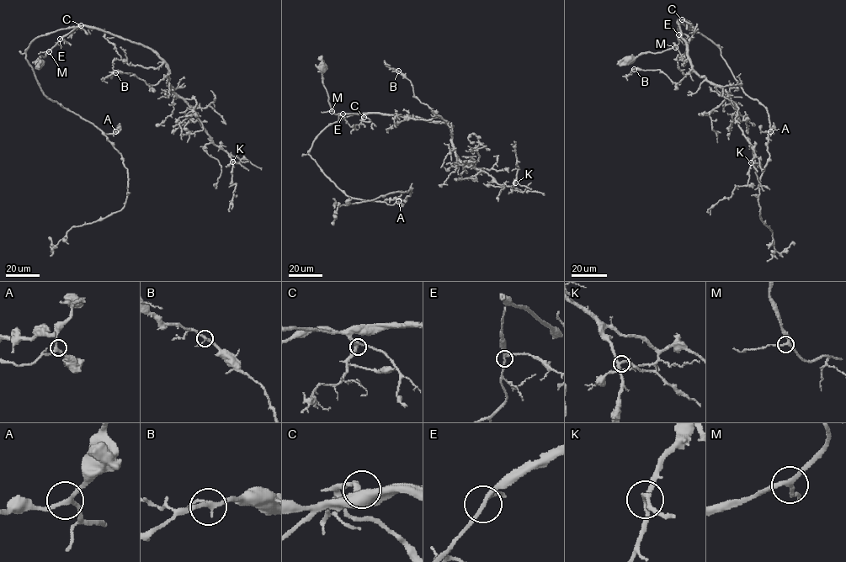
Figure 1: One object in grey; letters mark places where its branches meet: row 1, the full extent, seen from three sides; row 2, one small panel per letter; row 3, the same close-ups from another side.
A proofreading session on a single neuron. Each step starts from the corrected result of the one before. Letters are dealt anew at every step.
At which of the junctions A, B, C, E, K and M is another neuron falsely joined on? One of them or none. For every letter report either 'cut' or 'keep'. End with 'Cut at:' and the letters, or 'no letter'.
A: keep
B: keep
C: keep
E: keep
K: keep
M: keep
Cut at: no letter

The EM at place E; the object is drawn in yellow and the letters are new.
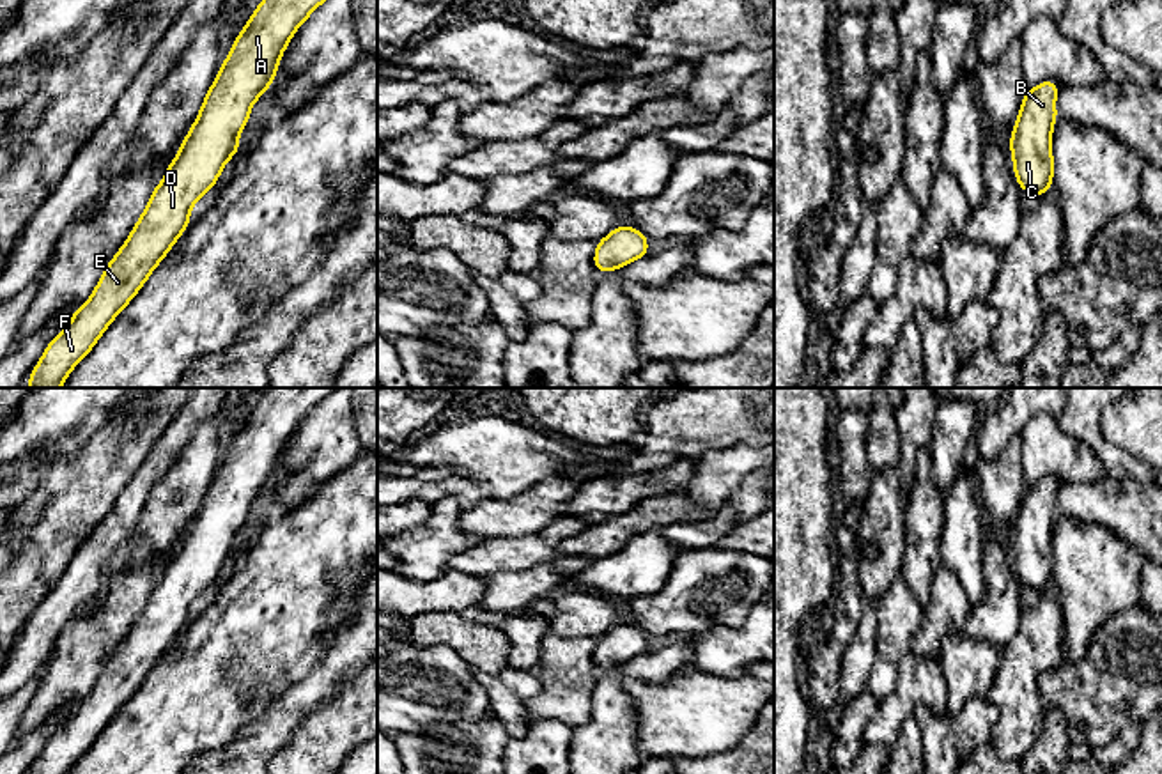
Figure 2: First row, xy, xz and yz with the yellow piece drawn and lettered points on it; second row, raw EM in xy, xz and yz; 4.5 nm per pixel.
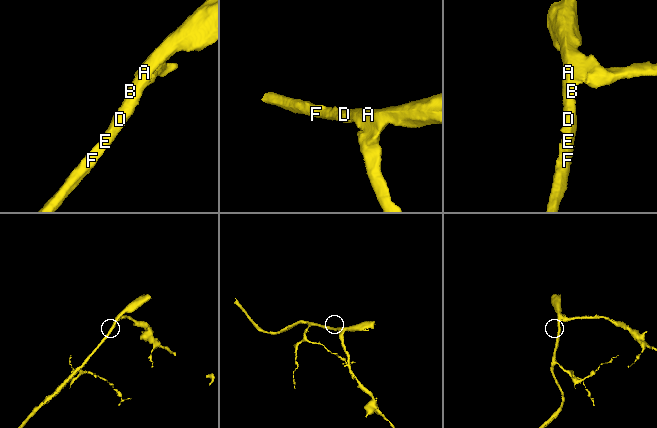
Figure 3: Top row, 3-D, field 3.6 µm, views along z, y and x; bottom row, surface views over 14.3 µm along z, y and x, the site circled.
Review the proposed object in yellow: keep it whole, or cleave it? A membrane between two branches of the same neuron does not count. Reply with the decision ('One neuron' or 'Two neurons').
One neuron

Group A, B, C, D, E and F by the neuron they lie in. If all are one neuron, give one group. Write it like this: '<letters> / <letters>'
A B C D E F

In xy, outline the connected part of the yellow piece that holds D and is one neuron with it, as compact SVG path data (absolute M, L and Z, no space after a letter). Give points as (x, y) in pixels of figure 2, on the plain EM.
M269 388L237 430L229 453L221 459L216 476L205 491L197 517L190 524L179 551L154 584L143 611L129 634L103 668L94 689L78 703L64 728L51 737L28 774L67 774L90 749L112 717L136 693L156 662L165 655L179 632L190 623L193 600L216 579L225 560L237 551L237 533L246 524L253 499L276 475L278 459L294 429L306 414L337 388Z

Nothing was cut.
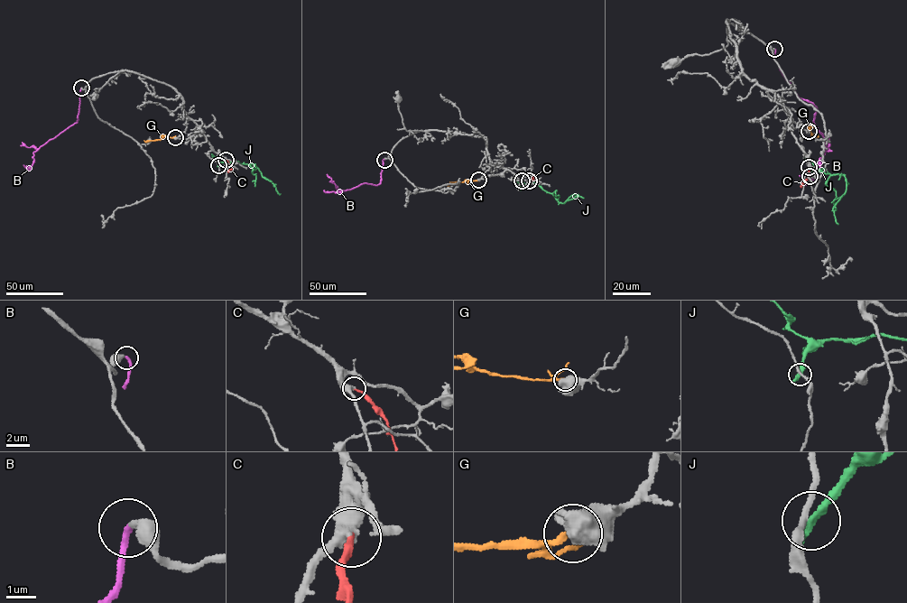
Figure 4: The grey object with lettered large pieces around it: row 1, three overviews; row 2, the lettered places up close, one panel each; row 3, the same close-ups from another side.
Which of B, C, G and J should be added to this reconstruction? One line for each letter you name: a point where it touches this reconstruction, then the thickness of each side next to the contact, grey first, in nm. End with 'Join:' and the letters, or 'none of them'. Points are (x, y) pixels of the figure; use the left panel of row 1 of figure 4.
B: meets grey at (81, 88); 360 nm thick on the grey side, 240 nm on the other
Join: B

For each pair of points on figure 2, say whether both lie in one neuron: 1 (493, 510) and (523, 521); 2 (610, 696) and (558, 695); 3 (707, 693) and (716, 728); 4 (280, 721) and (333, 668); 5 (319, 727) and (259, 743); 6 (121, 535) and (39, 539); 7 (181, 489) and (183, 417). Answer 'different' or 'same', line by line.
1: same
2: different
3: same
4: same
5: different
6: different
7: different

